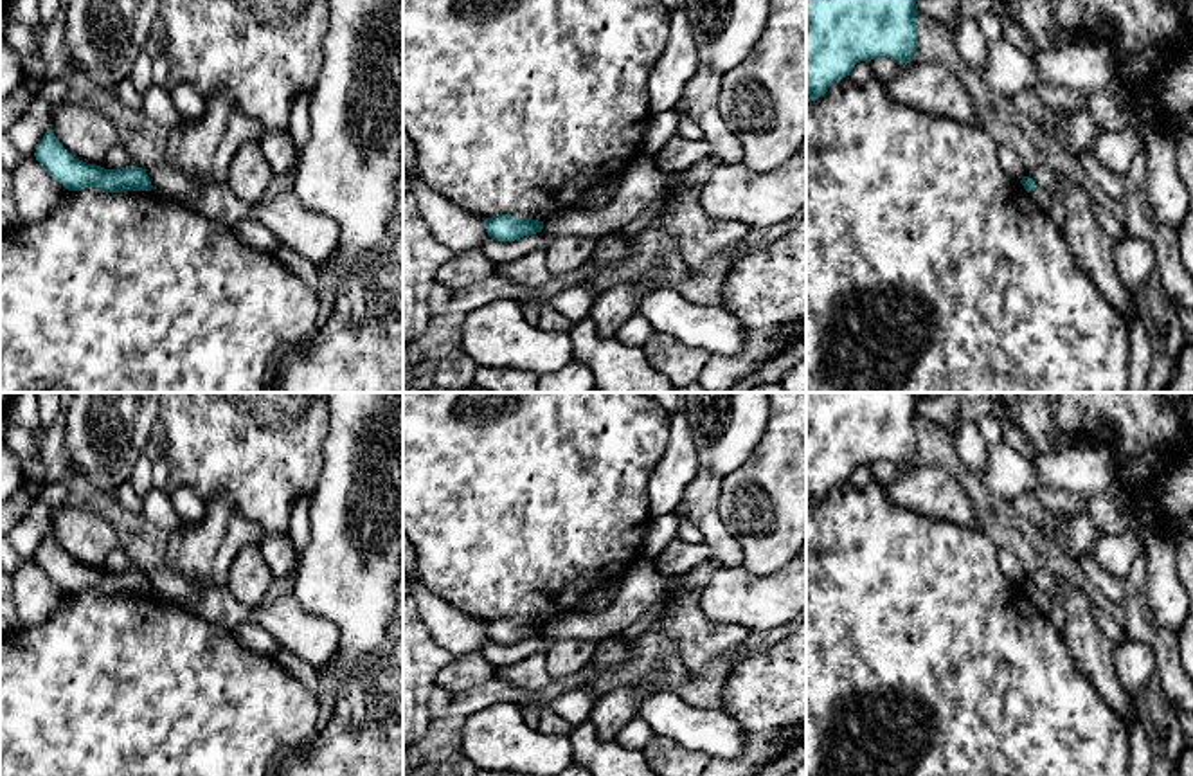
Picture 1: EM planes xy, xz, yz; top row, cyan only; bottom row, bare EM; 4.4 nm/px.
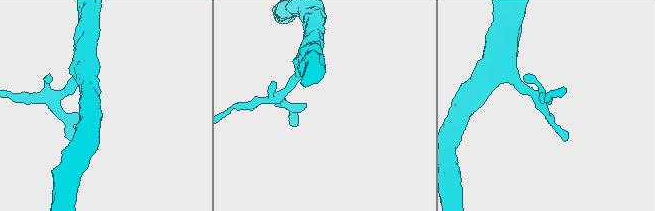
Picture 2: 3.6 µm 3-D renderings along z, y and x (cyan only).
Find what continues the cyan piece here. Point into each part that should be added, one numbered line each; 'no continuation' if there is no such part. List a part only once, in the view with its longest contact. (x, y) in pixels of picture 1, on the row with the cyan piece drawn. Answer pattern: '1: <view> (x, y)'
no continuation

